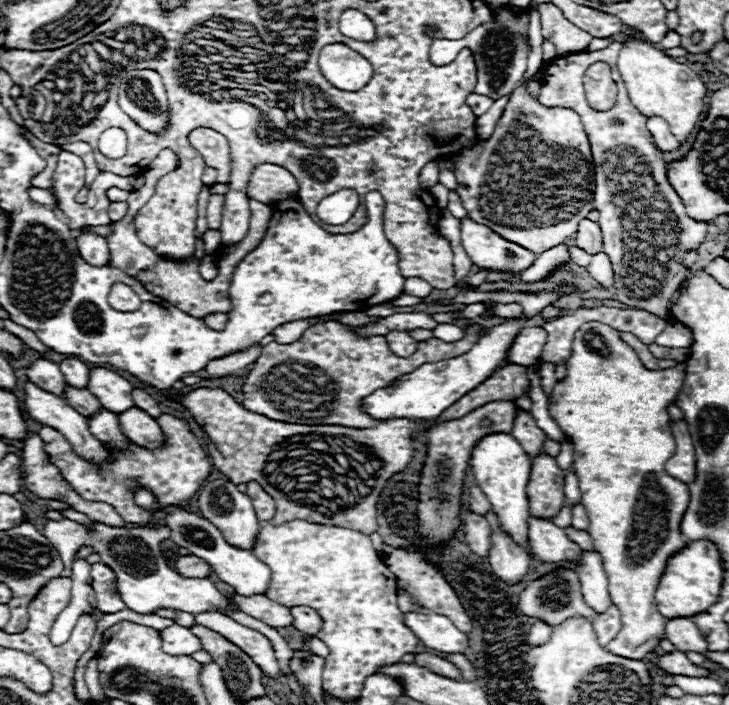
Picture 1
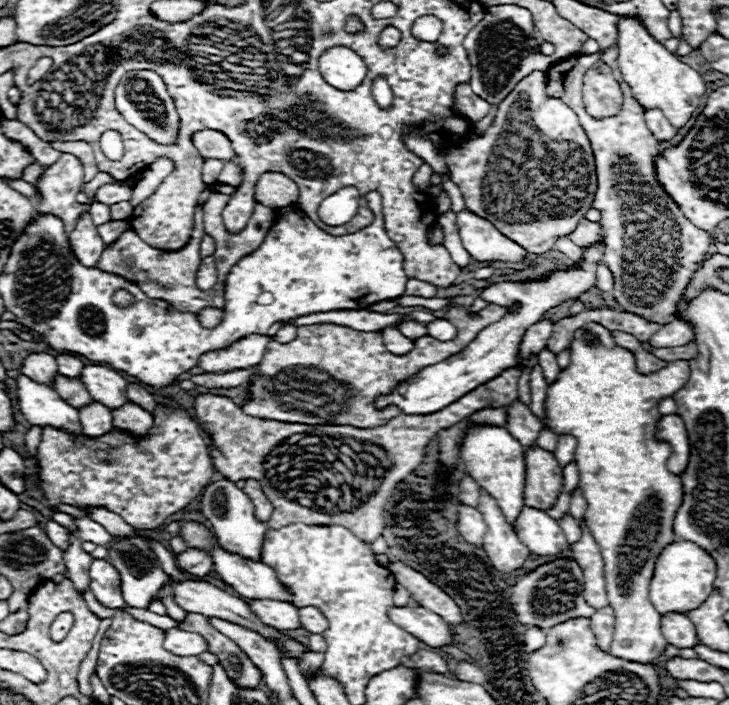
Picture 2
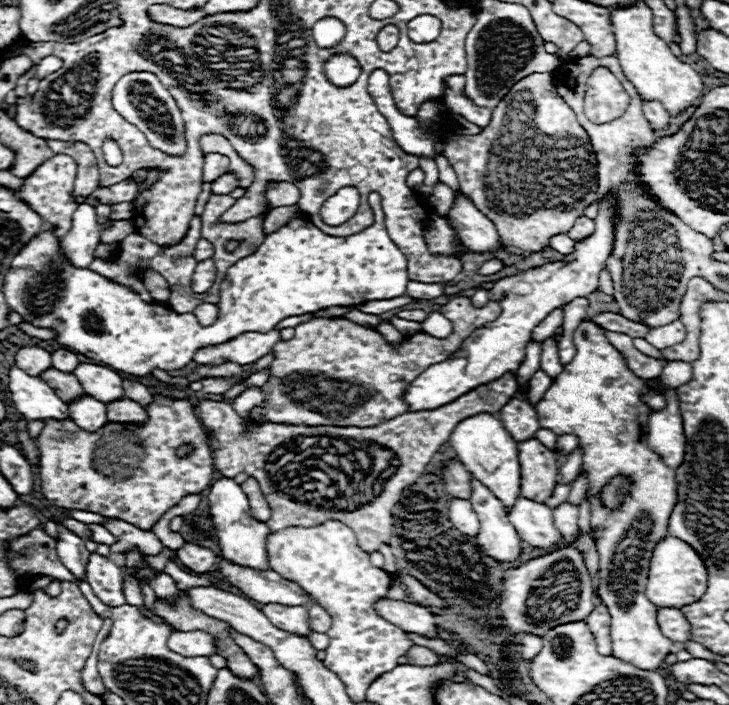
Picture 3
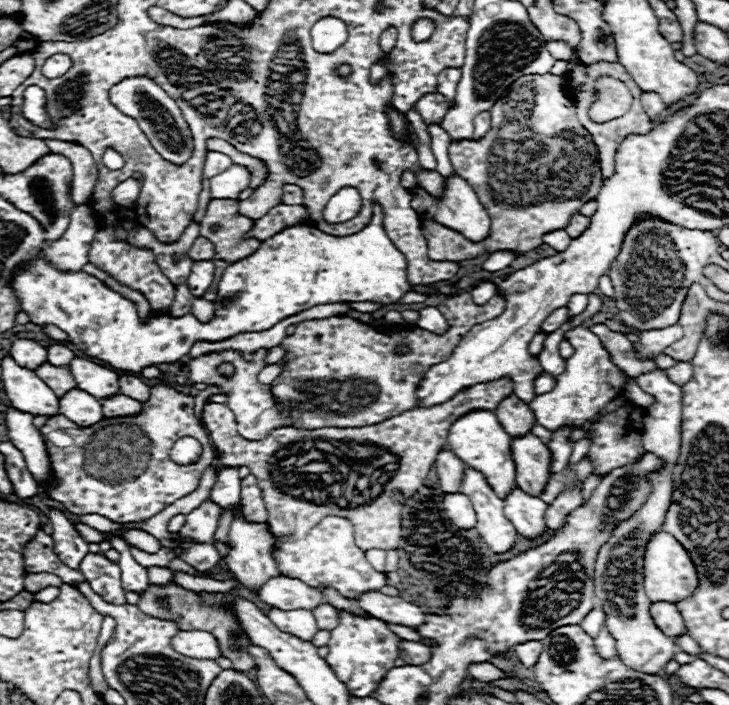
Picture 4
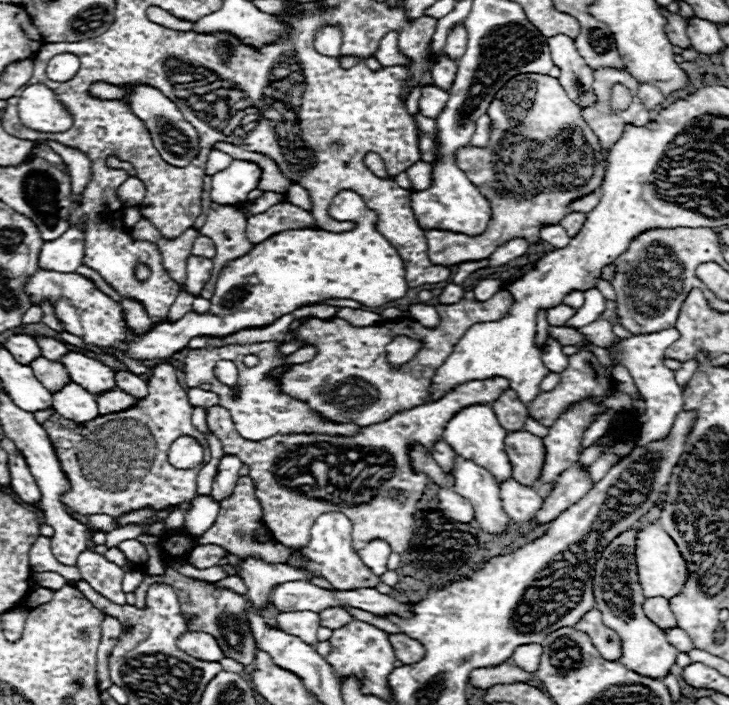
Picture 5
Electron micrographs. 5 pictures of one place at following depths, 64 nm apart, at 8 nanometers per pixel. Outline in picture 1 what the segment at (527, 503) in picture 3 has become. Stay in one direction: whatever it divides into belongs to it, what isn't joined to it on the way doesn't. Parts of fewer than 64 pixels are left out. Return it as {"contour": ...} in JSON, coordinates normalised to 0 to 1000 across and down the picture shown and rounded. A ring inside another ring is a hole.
{"contour":[[[727,732],[727,774],[730,783],[754,800],[782,797],[790,800],[793,789],[798,789],[798,777],[787,772],[771,749],[746,735]]]}

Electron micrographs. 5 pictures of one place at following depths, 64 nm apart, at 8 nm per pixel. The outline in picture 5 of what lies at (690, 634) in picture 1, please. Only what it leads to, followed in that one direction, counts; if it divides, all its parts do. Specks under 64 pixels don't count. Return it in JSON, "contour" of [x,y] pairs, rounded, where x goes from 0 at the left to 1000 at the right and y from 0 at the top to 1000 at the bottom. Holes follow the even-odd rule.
{"contour":[[[886,848],[883,868],[908,894],[916,894],[916,891],[927,891],[930,888],[930,879],[927,879],[925,868],[919,865],[919,857],[916,857],[914,848]]]}

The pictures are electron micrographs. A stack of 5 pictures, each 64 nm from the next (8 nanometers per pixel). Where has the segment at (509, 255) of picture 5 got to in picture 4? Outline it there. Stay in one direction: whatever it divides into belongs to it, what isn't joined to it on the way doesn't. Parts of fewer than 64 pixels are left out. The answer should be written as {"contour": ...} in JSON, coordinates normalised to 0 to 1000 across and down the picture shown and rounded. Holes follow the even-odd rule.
{"contour":[[[678,357],[678,360],[661,374],[661,383],[671,386],[689,383],[689,380],[694,380],[705,366],[708,366],[708,360],[702,360],[702,357]]]}

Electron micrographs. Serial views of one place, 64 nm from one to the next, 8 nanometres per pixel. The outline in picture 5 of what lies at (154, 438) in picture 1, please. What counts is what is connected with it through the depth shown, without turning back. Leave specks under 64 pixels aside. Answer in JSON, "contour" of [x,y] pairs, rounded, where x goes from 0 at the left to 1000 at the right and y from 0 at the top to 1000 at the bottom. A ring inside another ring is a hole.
{"contour":[[[162,550],[159,553],[151,553],[151,556],[143,556],[143,559],[134,559],[132,562],[132,570],[134,570],[134,582],[140,587],[151,587],[151,584],[167,584],[173,579],[181,579],[181,573],[187,570],[178,559],[173,556],[165,556]]]}

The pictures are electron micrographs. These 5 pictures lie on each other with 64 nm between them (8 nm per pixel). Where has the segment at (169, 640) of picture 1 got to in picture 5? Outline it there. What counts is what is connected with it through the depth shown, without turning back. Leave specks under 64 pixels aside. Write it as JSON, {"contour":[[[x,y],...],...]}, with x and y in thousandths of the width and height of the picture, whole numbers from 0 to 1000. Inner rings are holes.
{"contour":[[[255,896],[244,905],[244,919],[250,919],[250,925],[269,930],[272,936],[283,936],[283,939],[302,939],[307,933],[299,911],[294,902],[283,899],[283,896]]]}

